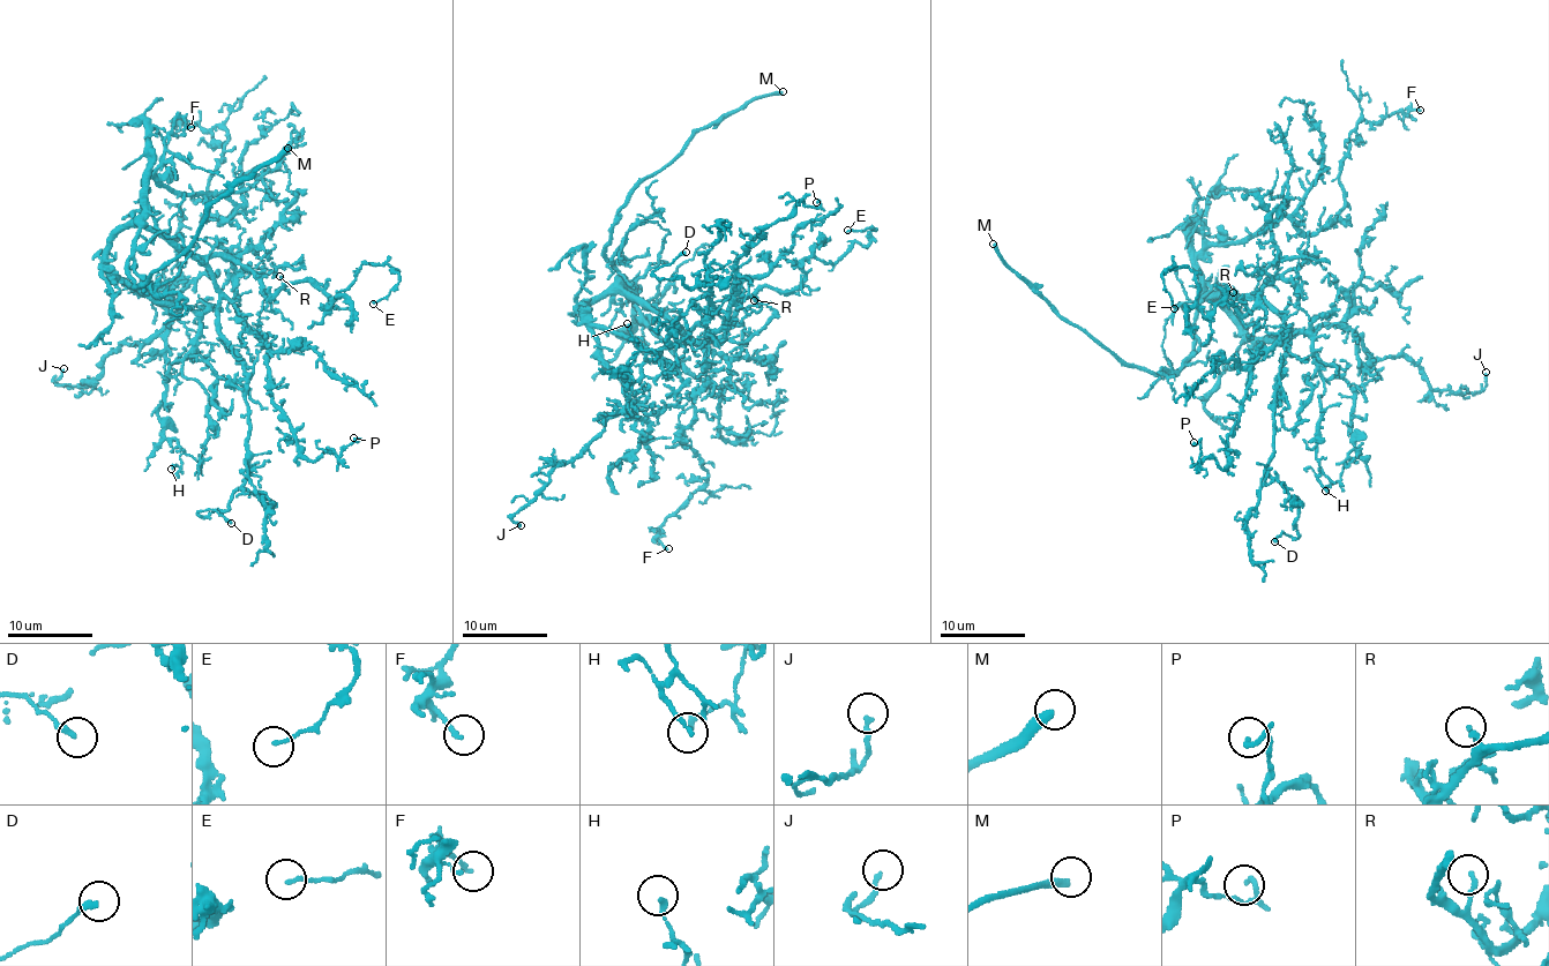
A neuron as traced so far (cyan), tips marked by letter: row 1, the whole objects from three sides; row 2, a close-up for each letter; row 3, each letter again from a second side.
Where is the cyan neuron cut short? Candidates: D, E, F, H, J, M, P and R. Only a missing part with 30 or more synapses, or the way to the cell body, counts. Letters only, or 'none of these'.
M

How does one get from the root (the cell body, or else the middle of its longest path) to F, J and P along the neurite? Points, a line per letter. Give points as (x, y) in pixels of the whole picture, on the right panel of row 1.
F: (1213, 294), (1196, 262), (1209, 247), (1284, 214), (1318, 231), (1344, 206), (1355, 124), (1420, 110)
J: (1213, 294), (1249, 336), (1336, 323), (1376, 359), (1409, 359), (1432, 389), (1473, 395), (1484, 389), (1486, 372)
P: (1213, 294), (1265, 302), (1284, 320), (1281, 341), (1252, 360), (1227, 467), (1211, 456), (1199, 463), (1194, 442)

